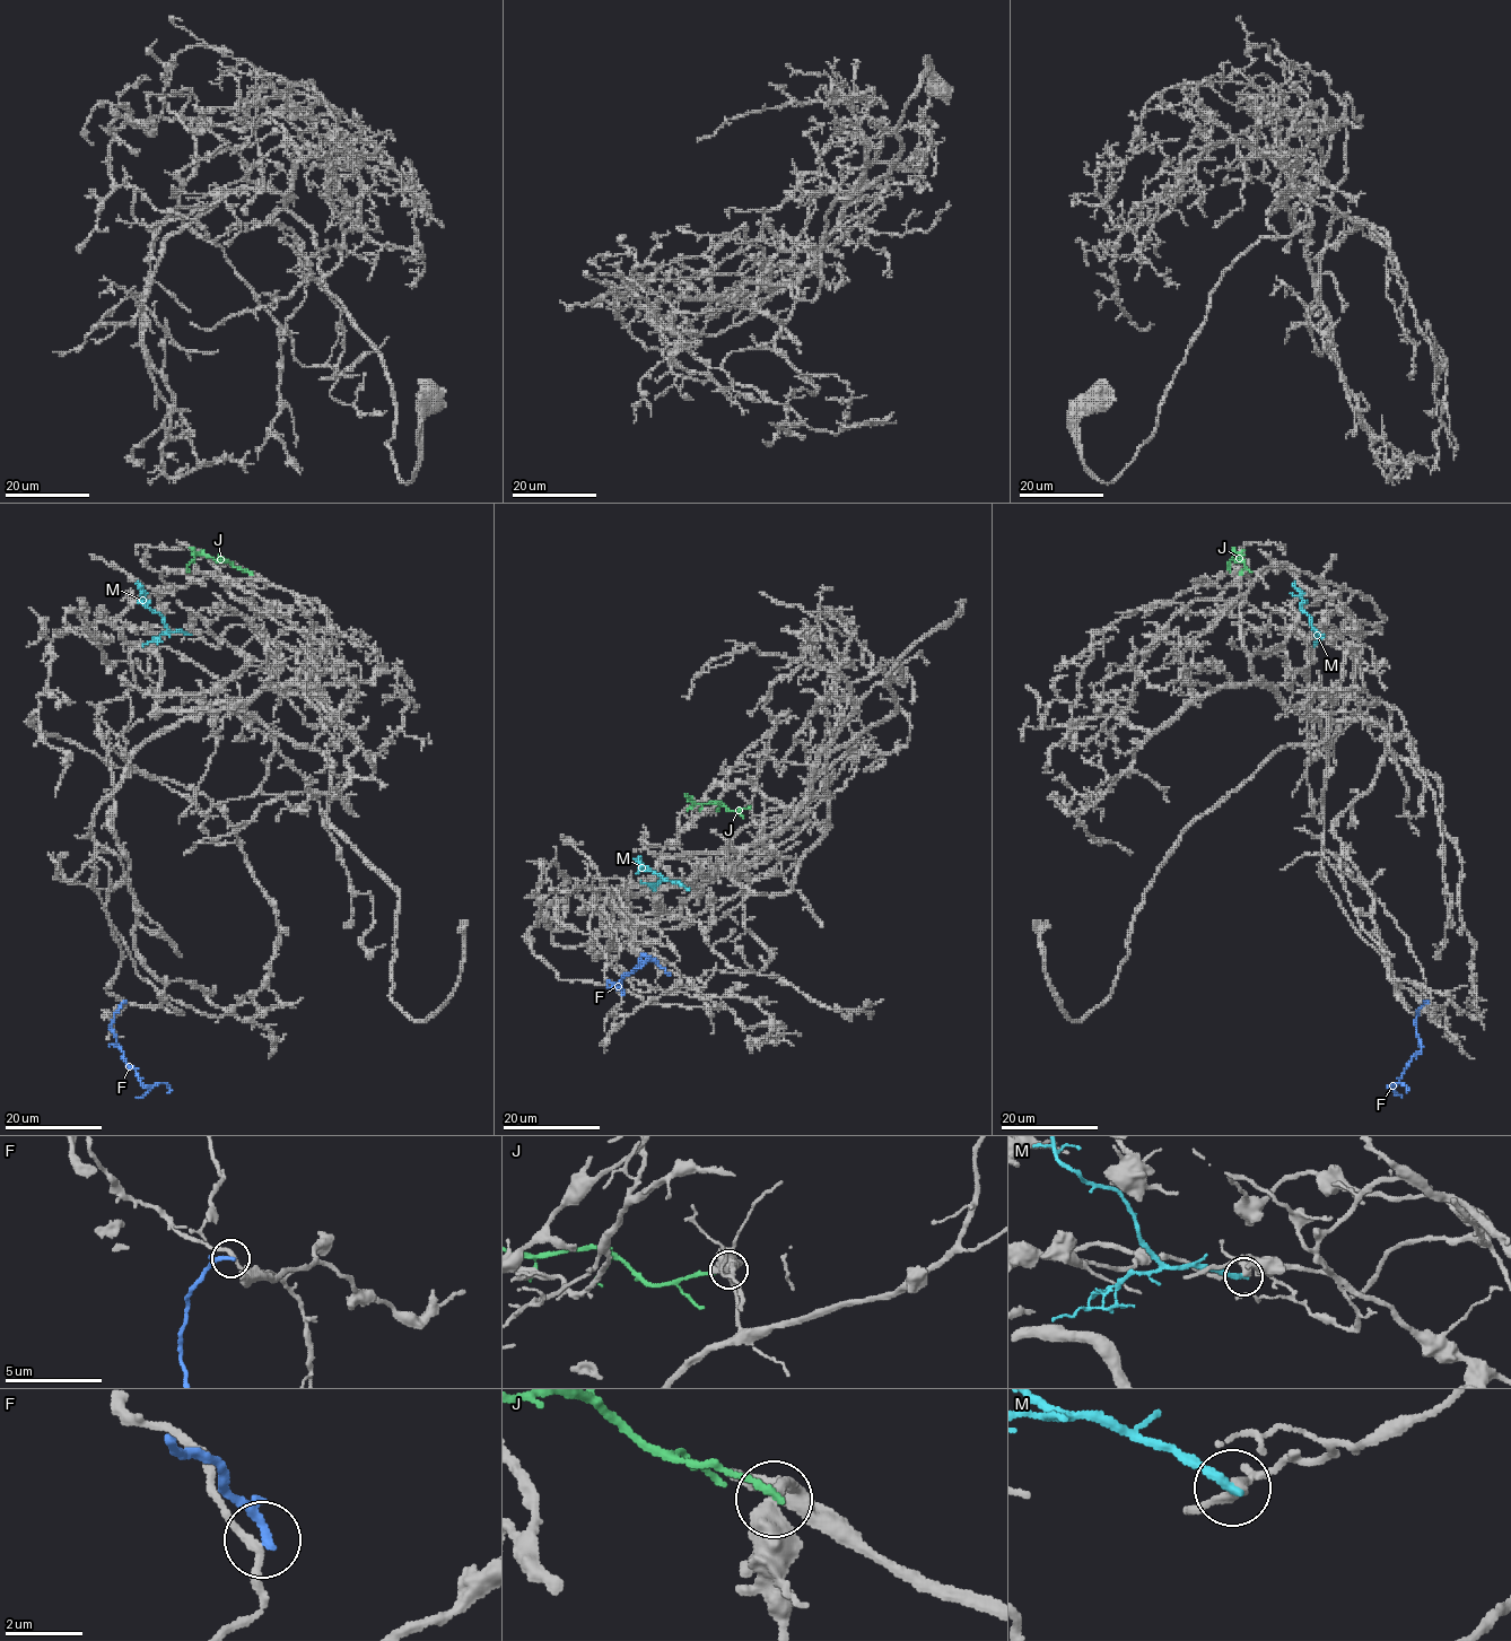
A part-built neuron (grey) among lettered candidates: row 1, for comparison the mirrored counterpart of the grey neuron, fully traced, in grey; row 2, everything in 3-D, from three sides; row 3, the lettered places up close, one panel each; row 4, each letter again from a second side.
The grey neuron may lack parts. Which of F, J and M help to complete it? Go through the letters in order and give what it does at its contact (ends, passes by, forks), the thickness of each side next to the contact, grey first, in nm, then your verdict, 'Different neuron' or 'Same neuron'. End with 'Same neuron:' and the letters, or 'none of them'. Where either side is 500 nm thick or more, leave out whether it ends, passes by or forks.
F: It ends there. Thickness 190 nm (grey) against 240 nm. Different neuron
J: It ends there. Thickness 440 nm (grey) against 180 nm. Different neuron
M: It ends there. Thickness 280 nm (grey) against 280 nm. Different neuron
Same neuron: none of them

